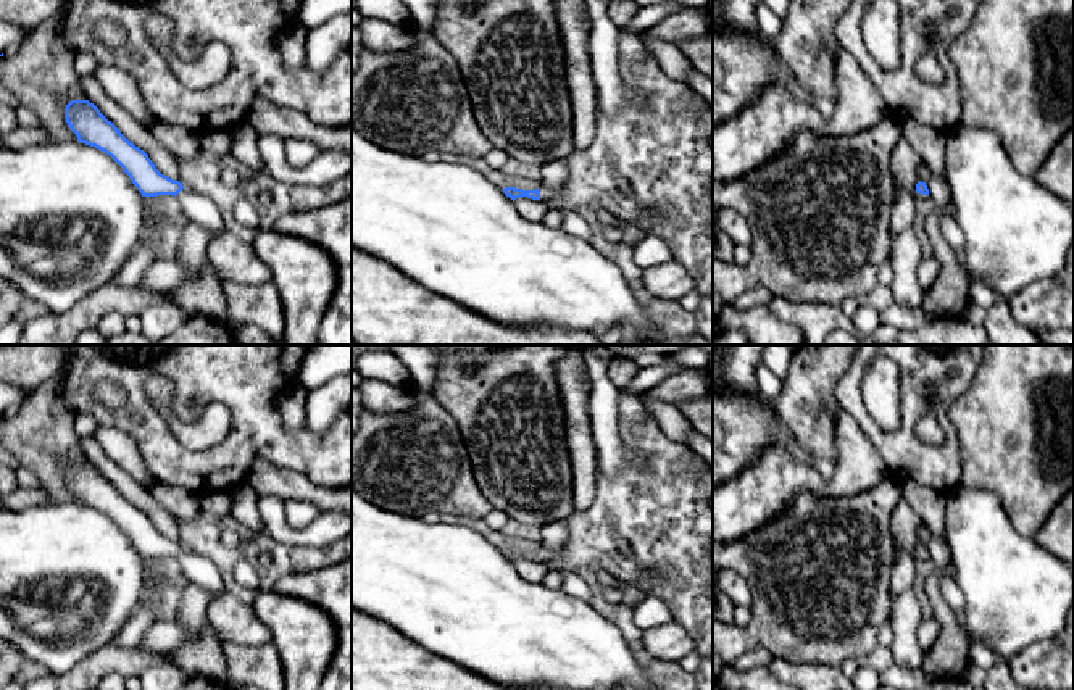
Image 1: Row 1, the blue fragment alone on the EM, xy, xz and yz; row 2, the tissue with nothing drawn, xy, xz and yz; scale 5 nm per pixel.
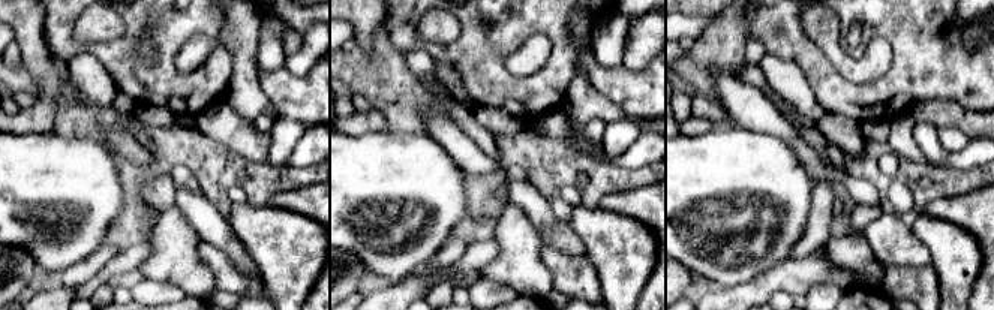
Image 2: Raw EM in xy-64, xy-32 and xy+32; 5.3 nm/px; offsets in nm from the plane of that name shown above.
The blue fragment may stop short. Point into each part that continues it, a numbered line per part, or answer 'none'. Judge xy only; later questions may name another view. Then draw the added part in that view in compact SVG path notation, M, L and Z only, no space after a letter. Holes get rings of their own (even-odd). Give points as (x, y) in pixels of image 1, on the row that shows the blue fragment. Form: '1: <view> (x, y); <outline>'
1: xy (199, 208); M184 187L176 198L179 200L187 219L206 229L213 239L219 239L227 232L218 206L208 197Z

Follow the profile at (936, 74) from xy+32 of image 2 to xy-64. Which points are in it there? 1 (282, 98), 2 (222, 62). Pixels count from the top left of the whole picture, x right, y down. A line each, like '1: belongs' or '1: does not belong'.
1: belongs
2: belongs

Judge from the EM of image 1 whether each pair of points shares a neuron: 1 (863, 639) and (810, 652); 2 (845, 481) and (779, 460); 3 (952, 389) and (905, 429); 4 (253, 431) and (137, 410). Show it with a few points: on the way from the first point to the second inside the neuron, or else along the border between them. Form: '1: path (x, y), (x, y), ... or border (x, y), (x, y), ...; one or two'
1: path (850, 639), (840, 645), (823, 645); one
2: path (829, 486), (818, 486), (808, 478), (795, 474); one
3: path (932, 379), (926, 379), (913, 392), (911, 410); one
4: path (223, 460), (181, 460), (162, 440); one

